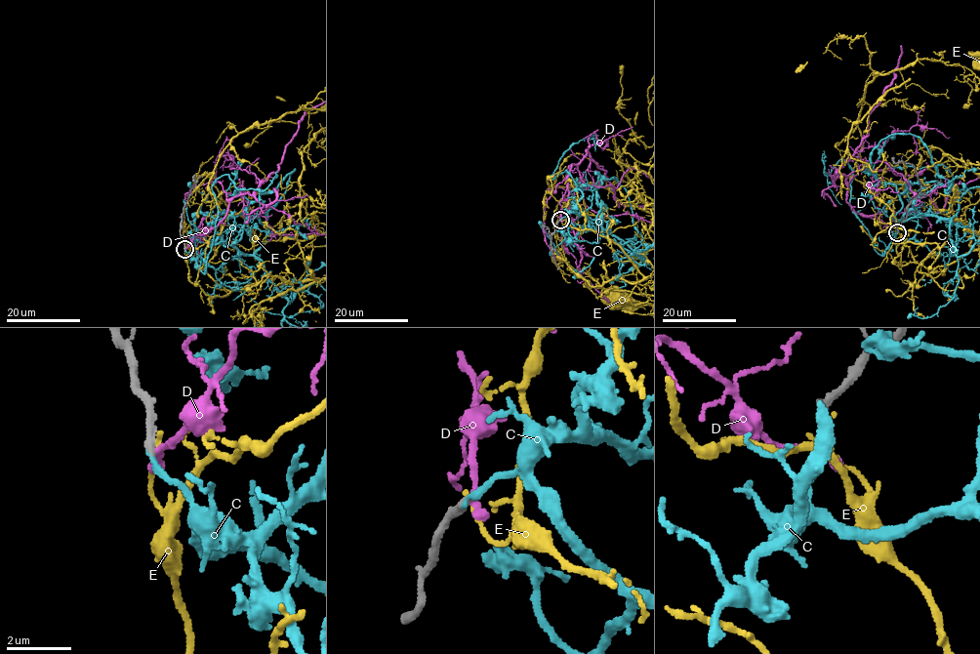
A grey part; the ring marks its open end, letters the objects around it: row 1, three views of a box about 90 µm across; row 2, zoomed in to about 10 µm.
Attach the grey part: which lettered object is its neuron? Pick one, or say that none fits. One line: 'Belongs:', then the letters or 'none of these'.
Belongs: C

